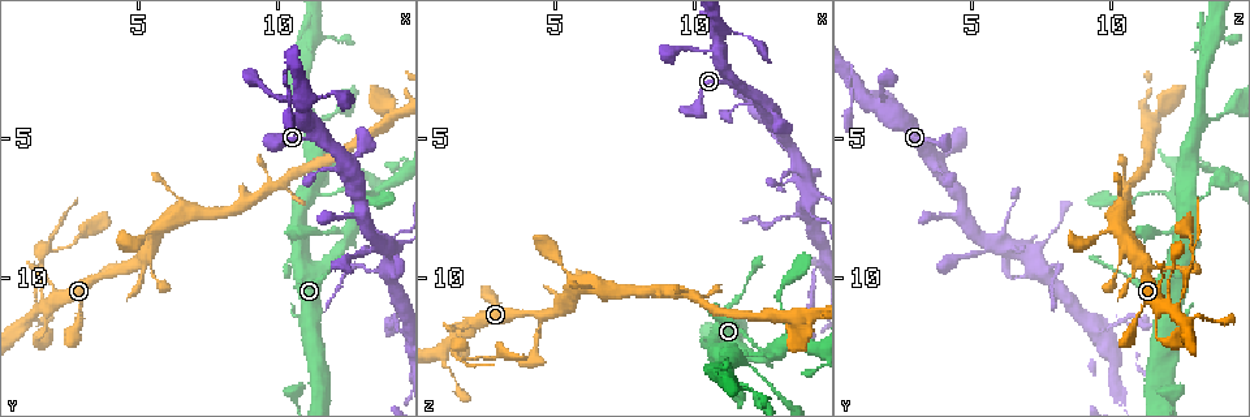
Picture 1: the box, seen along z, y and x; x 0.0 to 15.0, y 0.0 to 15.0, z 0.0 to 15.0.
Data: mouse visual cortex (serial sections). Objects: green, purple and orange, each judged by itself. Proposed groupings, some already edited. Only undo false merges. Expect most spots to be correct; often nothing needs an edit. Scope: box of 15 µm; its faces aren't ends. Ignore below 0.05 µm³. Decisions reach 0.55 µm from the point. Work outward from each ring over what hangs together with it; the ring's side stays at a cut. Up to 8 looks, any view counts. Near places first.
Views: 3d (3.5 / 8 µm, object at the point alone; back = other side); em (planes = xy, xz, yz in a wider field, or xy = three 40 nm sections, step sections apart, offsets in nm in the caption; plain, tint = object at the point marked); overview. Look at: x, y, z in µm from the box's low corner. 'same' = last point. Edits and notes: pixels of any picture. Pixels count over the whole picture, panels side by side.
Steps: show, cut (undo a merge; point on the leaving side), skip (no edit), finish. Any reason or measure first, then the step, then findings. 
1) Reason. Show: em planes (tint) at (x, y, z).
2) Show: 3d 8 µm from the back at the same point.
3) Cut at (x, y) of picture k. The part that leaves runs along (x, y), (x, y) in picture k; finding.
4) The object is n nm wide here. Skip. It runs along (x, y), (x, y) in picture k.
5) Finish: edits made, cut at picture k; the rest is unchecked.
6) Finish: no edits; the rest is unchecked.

Show: em xy step 5 (tint) at (1.6, 9.0, 13.1).

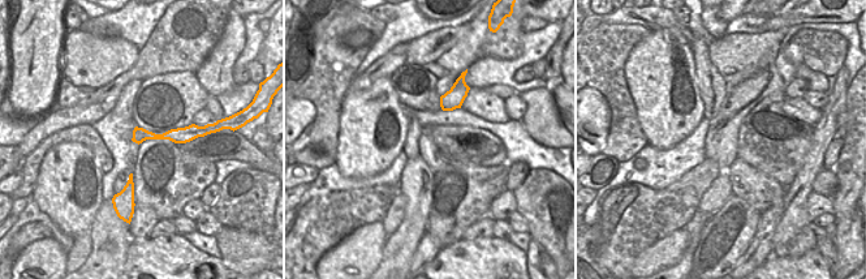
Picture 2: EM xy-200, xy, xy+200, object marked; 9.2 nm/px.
Wider look. Show: 3d 3.5 µm from the back at the same point.

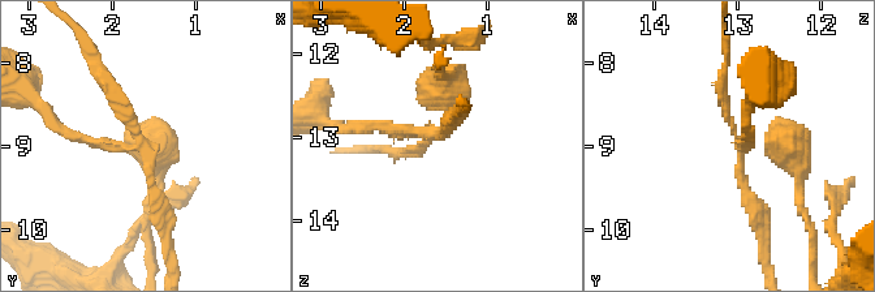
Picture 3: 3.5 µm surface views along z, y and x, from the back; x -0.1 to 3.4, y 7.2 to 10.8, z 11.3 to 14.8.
Skip. It runs along (190, 129), (180, 136), (136, 138) in picture 2; all the same cell.

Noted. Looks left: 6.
Side arm on a straight run. Show: 3d 3.5 µm at (13.8, 9.7, 7.7).

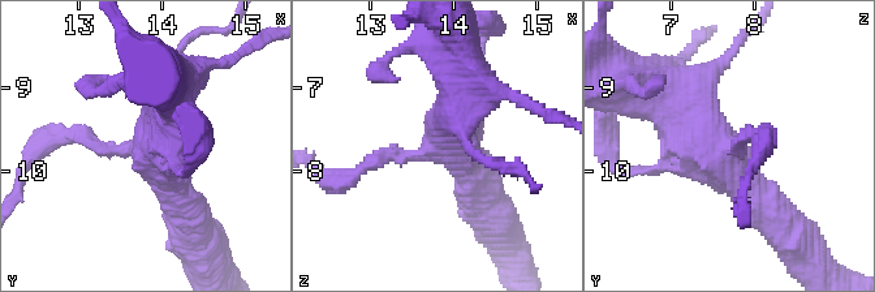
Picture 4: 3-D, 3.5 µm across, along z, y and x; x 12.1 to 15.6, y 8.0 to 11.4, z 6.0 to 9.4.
Show: em xy step 5 (tint) at (13.75, 9.80, 7.75).

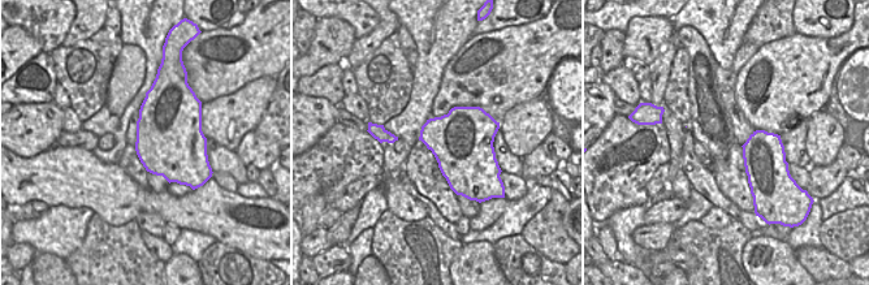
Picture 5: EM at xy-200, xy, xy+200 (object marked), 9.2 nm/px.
Show: em xy step 1 (tint) at the same point.

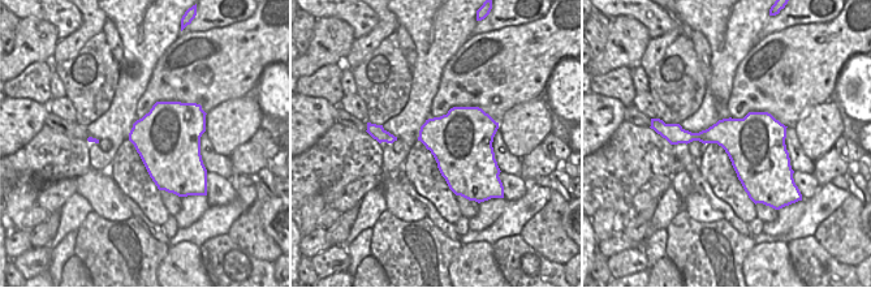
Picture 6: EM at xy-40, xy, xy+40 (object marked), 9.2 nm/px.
Cut at (369, 159) of picture 4. The part that leaves runs along (409, 155), (380, 155), (330, 179) in picture 4; a second cell is stuck on.

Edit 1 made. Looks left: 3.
Finish: edits made, cut at picture 4; the rest is unchecked.

